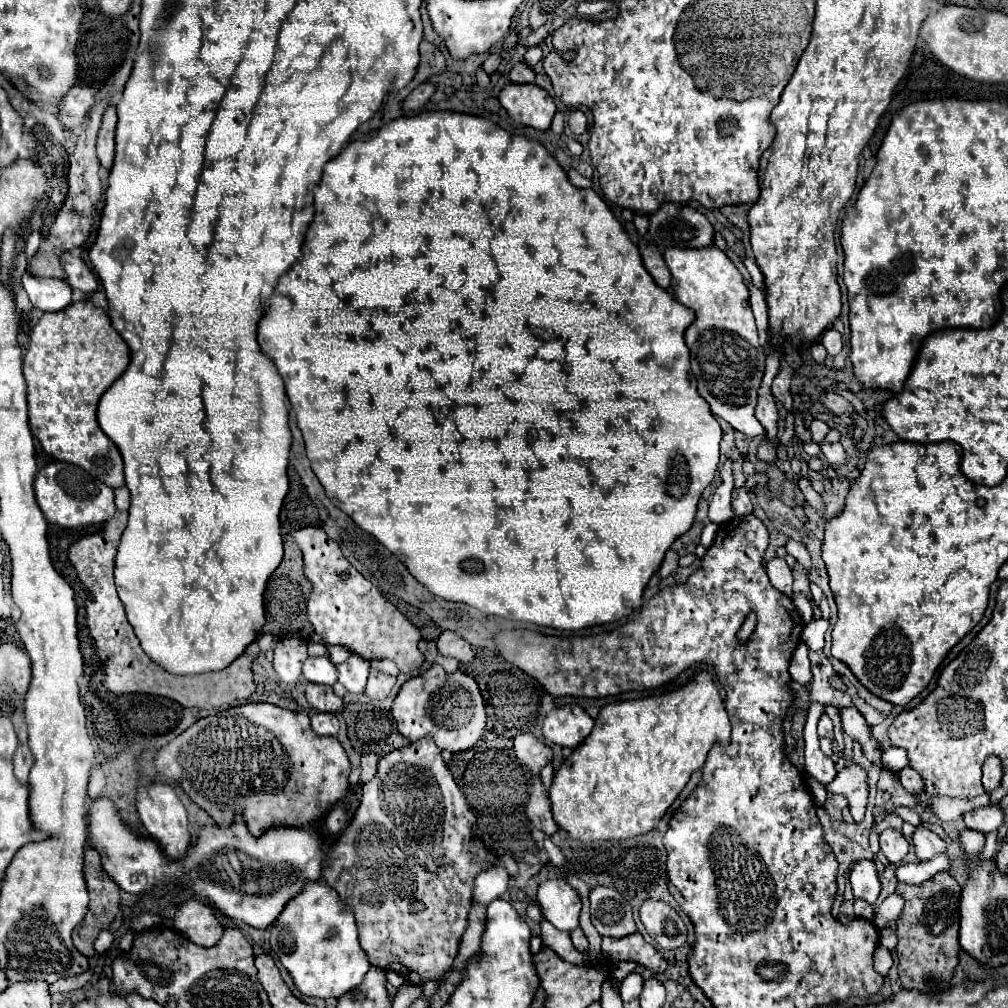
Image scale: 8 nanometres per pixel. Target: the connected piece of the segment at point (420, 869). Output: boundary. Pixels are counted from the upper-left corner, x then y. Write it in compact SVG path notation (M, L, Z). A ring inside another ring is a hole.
M423 737L379 759L375 779L363 785L363 799L353 823L331 847L323 863L323 879L337 889L339 897L355 913L359 941L371 965L397 971L405 981L415 985L437 979L451 967L461 935L467 929L467 915L473 905L473 881L483 871L471 863L467 849L473 823L475 815L467 807L461 789L431 737Z

